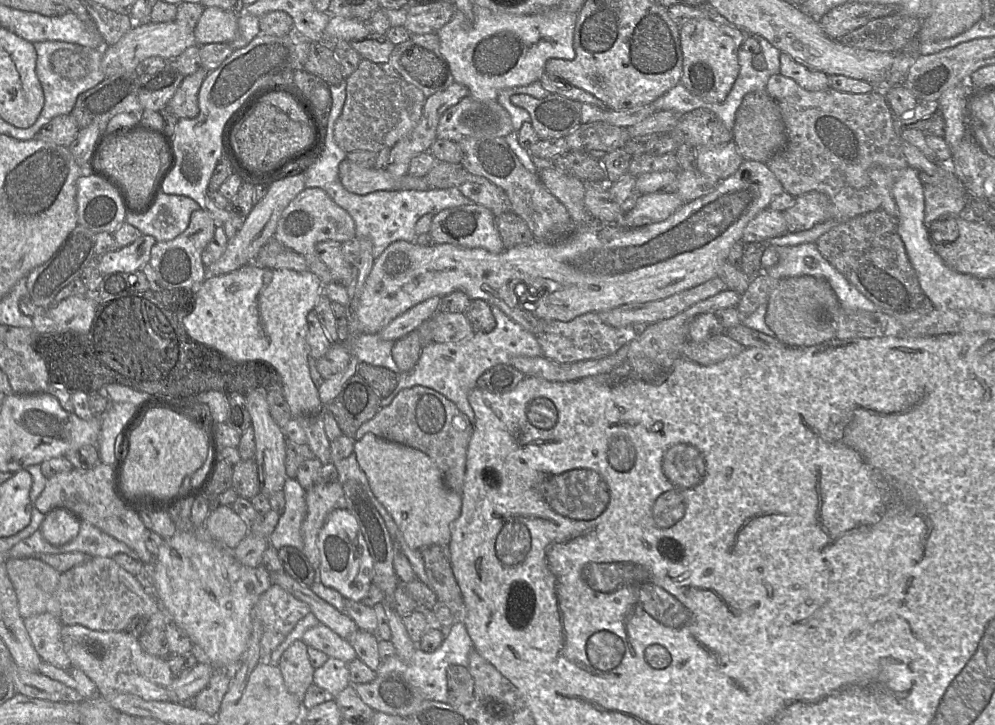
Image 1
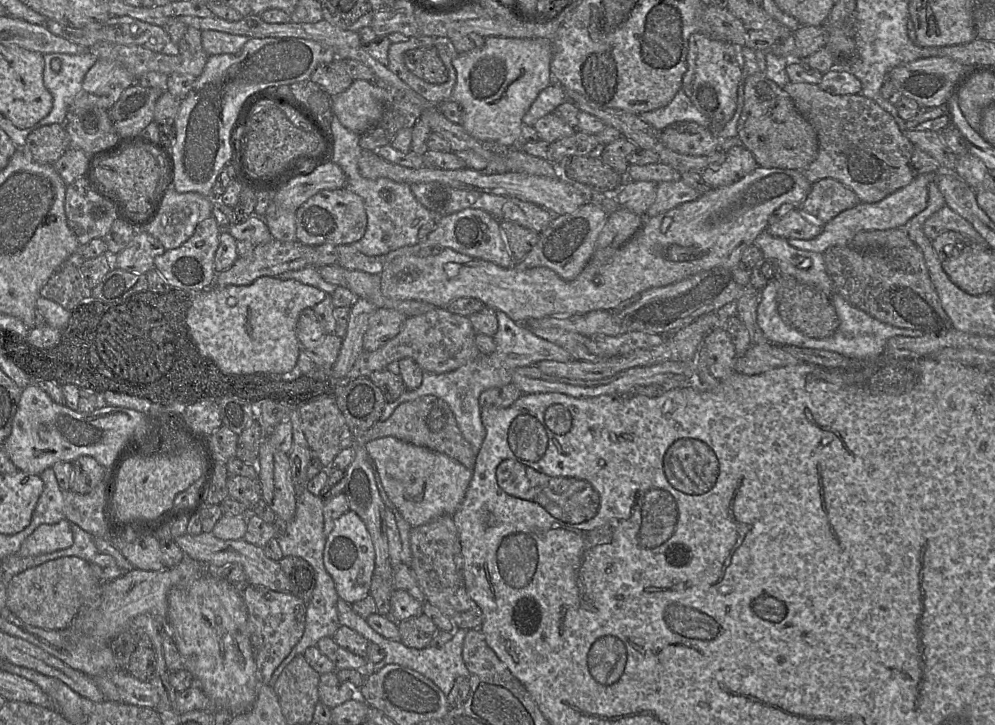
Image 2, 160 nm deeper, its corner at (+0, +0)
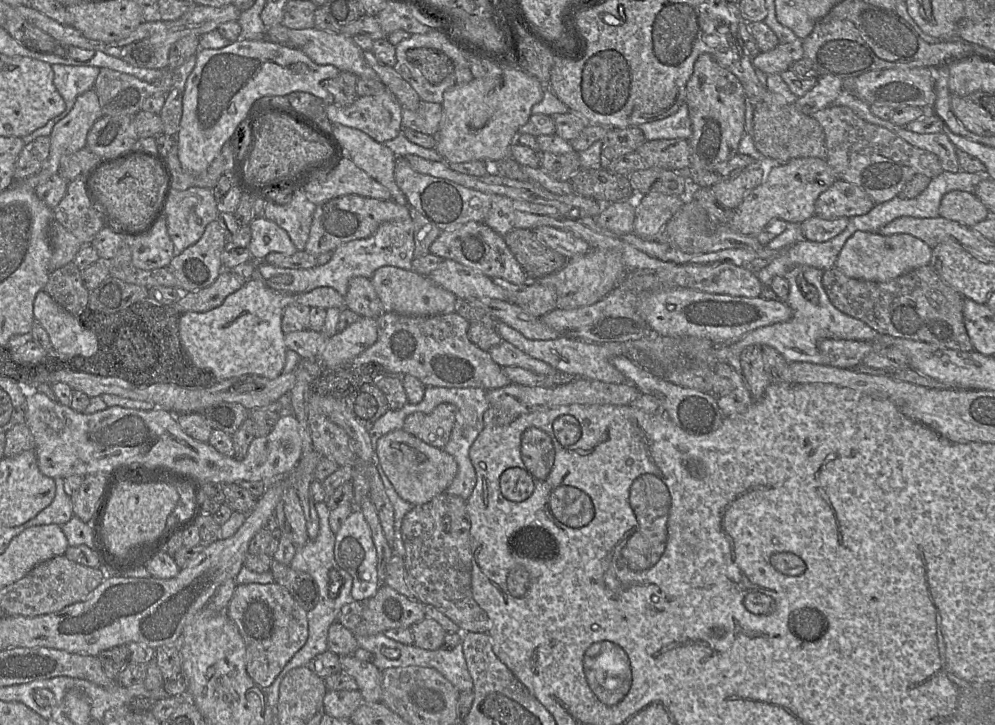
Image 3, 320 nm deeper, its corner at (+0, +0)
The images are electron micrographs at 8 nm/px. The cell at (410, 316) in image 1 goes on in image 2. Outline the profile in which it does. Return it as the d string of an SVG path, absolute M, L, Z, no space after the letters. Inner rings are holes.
M378 308L369 319L363 337L364 351L375 351L393 339L407 317L392 309Z

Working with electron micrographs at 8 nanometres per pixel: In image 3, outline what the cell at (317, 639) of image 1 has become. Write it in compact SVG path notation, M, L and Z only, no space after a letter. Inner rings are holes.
M353 655L339 656L339 662L341 671L355 679L363 702L381 702L382 672L372 662L358 660Z

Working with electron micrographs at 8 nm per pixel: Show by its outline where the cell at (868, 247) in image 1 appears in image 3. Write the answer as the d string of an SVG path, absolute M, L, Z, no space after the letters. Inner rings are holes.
M930 264L915 268L888 282L846 276L836 266L824 271L823 287L841 312L863 321L881 335L890 335L936 346L973 351L963 317L963 297L947 285Z

